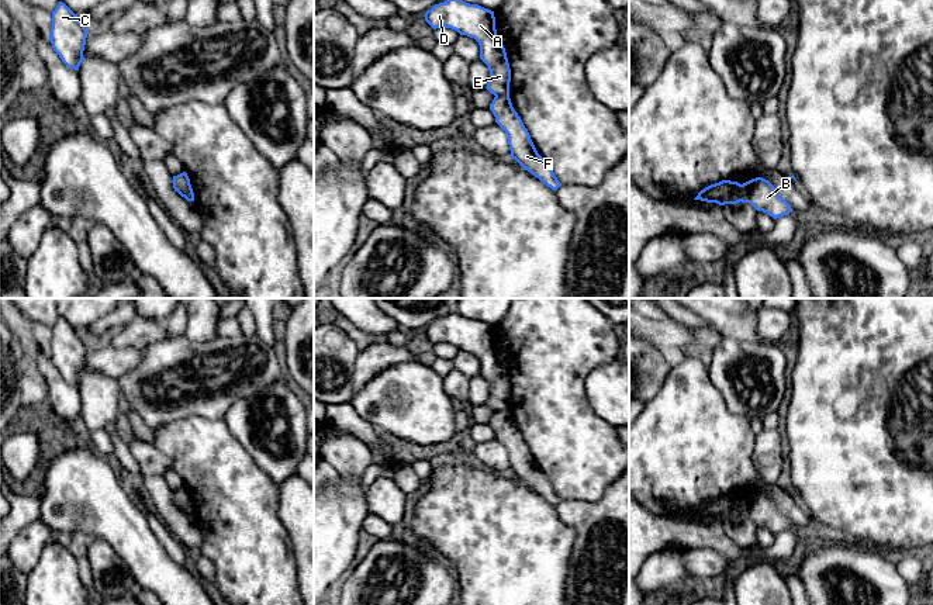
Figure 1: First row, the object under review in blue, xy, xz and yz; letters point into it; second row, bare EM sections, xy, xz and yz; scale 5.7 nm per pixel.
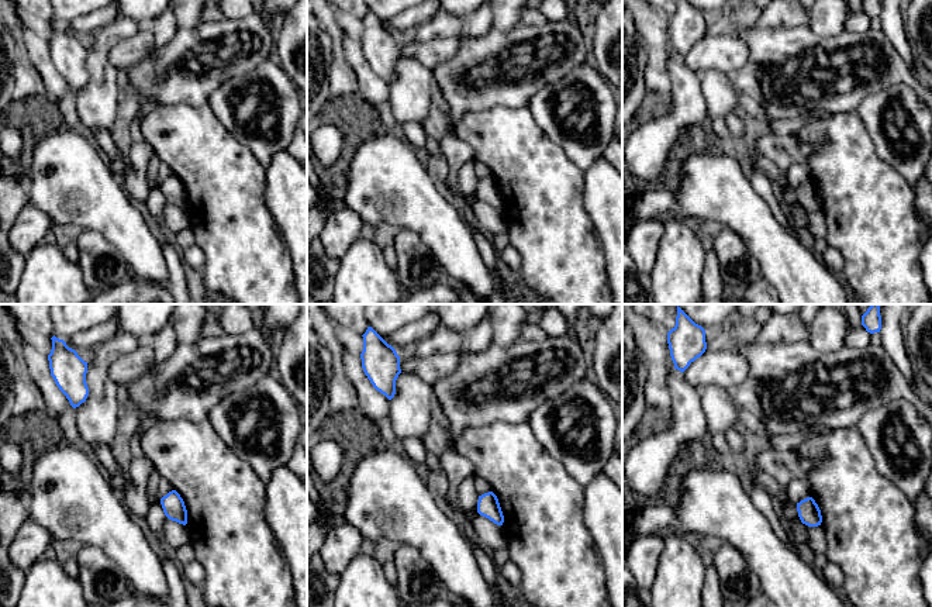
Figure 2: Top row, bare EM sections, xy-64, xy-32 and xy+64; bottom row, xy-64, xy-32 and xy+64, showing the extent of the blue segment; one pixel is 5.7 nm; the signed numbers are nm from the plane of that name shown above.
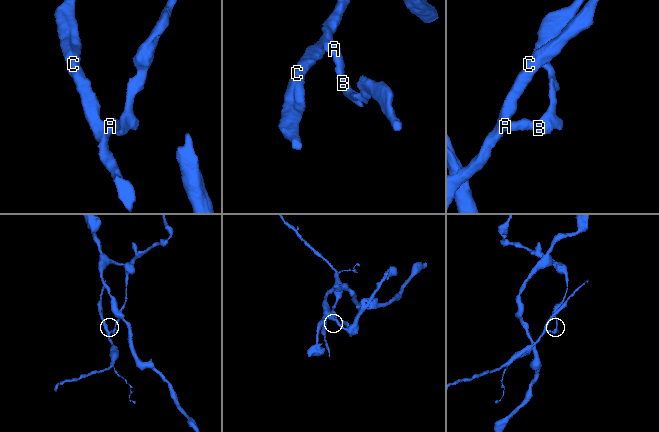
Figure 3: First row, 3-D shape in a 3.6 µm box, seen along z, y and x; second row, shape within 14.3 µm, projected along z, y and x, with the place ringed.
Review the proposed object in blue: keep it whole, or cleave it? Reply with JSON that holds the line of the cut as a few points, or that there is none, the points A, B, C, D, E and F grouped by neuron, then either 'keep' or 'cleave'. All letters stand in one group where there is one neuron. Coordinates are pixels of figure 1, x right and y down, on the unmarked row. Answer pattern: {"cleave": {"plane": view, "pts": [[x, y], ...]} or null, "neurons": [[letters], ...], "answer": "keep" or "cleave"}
{"cleave": {"plane": "yz", "pts": [[742, 500], [739, 515]]}, "neurons": [["A", "C", "D", "E"], ["B", "F"]], "answer": "cleave"}

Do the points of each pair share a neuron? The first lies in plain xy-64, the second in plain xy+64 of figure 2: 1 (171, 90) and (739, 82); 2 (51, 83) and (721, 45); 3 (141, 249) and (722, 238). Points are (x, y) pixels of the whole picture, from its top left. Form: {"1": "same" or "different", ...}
{"1": "same", "2": "different", "3": "different"}

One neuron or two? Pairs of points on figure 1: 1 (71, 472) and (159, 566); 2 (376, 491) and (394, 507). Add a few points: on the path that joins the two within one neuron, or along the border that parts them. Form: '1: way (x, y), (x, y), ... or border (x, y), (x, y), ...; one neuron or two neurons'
1: way (90, 495), (135, 542); one neuron
2: way (380, 494), (390, 504); one neuron

